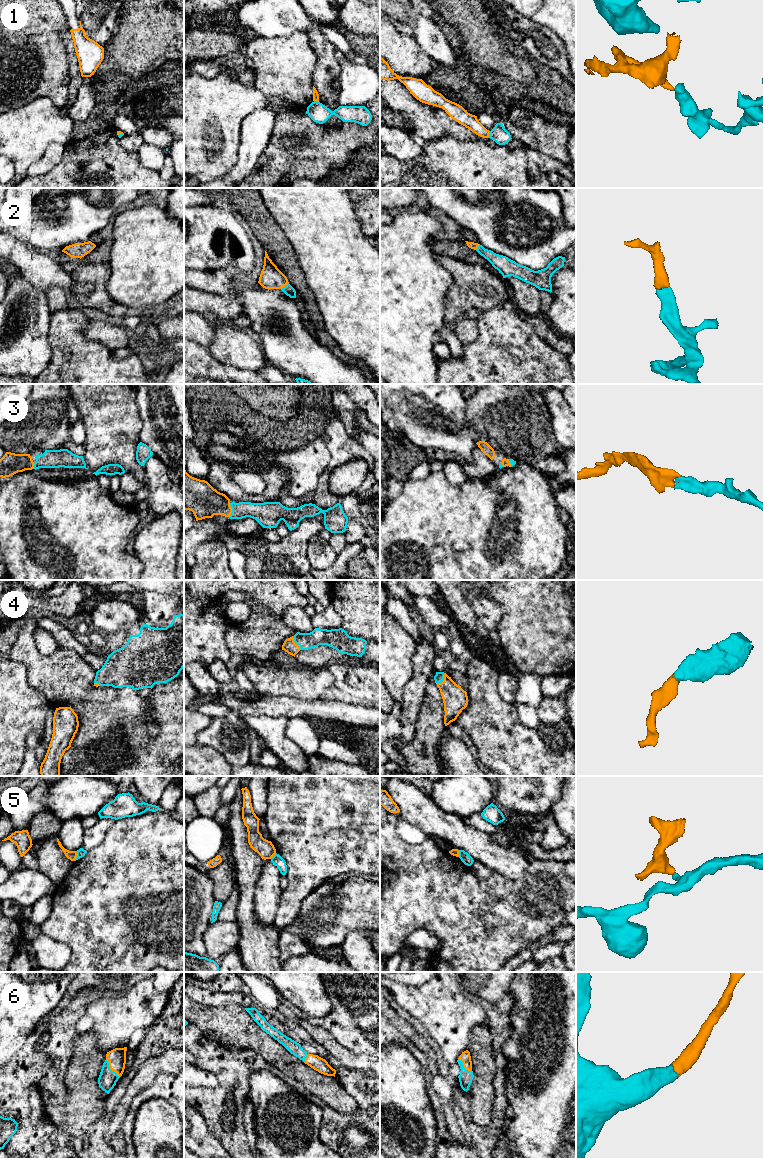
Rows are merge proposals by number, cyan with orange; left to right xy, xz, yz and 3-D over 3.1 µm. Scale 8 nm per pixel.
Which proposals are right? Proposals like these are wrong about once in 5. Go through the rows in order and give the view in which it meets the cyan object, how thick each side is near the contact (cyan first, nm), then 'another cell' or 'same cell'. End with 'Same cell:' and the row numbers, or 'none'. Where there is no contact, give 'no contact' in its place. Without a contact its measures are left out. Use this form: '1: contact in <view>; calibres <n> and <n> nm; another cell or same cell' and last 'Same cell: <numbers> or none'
1: contact in yz; calibres 140 and 120 nm; another cell
2: contact in xz; calibres 80 and 180 nm; same cell
3: contact in xz; calibres 170 and 260 nm; same cell
4: contact in xz; calibres 130 and 110 nm; same cell
5: contact in xy; calibres 70 and 70 nm; another cell
6: contact in xy; calibres 150 and 140 nm; same cell
Same cell: 2, 3, 4, 6

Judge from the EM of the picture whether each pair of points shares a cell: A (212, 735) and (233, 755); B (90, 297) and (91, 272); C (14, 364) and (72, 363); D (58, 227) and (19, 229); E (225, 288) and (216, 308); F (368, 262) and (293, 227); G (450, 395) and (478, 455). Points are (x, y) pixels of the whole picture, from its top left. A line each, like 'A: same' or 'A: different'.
A: same
B: same
C: different
D: same
E: different
F: same
G: different

